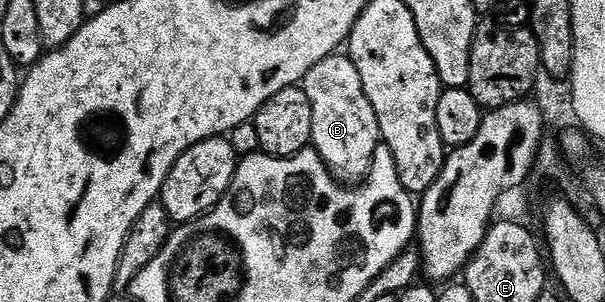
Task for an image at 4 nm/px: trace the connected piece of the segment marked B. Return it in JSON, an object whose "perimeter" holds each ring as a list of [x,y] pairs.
{"perimeter":[[[344,54],[327,56],[306,73],[302,87],[312,115],[311,147],[337,180],[348,186],[361,183],[372,169],[372,155],[376,153],[381,138],[374,106],[370,106],[370,98],[366,98],[354,62]]]}

